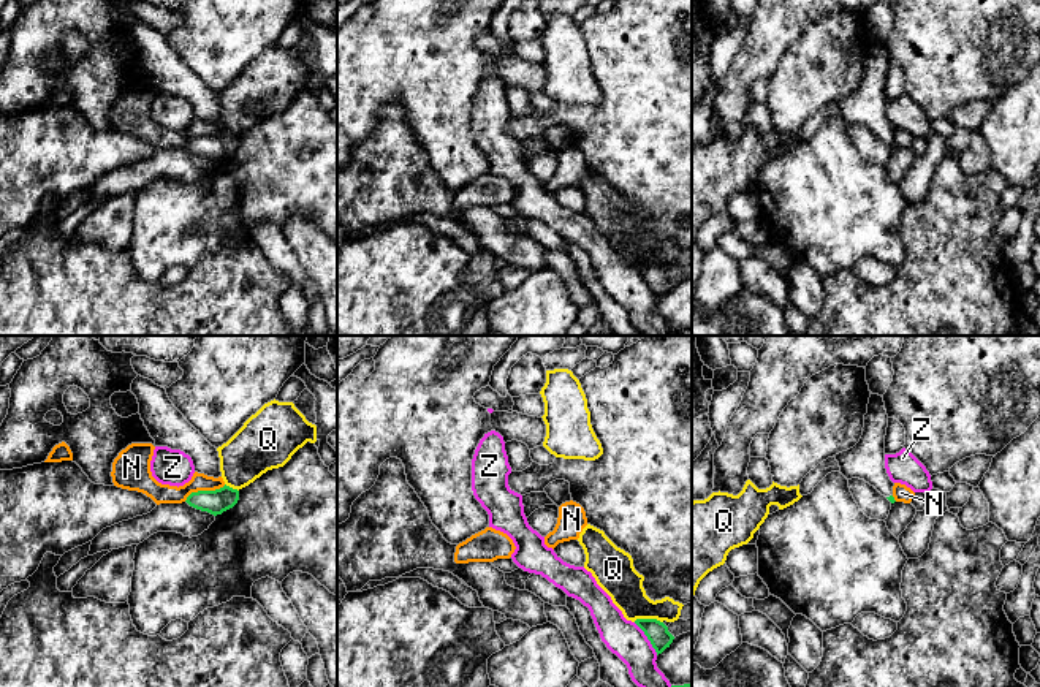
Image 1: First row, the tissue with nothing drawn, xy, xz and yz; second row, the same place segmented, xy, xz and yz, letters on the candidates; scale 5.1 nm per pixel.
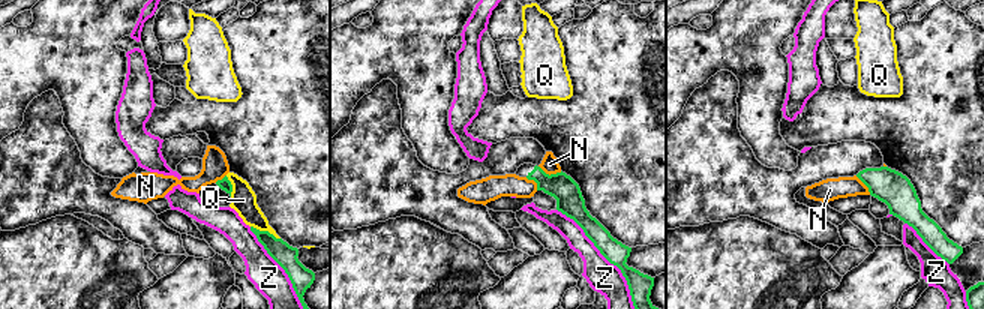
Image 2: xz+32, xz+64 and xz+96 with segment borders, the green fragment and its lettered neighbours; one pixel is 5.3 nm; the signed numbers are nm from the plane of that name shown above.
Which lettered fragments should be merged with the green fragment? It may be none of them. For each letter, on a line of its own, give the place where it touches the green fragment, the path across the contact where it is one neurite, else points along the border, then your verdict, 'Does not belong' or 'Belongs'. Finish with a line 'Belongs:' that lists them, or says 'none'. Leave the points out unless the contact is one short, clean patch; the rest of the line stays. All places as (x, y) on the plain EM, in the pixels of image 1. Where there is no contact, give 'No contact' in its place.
N: Touches green at xy (204, 136). Does not belong
Q: Touches green at xz (648, 265). Does not belong
Z: Touches green at xz (648, 284). Does not belong
Belongs: none

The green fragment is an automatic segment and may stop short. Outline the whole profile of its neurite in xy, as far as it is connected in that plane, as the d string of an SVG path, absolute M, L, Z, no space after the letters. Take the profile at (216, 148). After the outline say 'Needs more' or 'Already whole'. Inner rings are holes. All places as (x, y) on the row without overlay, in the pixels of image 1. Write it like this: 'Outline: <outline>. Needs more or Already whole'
Outline: M223 131L215 136L198 136L187 142L187 149L196 155L207 157L214 161L233 154L239 146L239 136Z. Already whole

